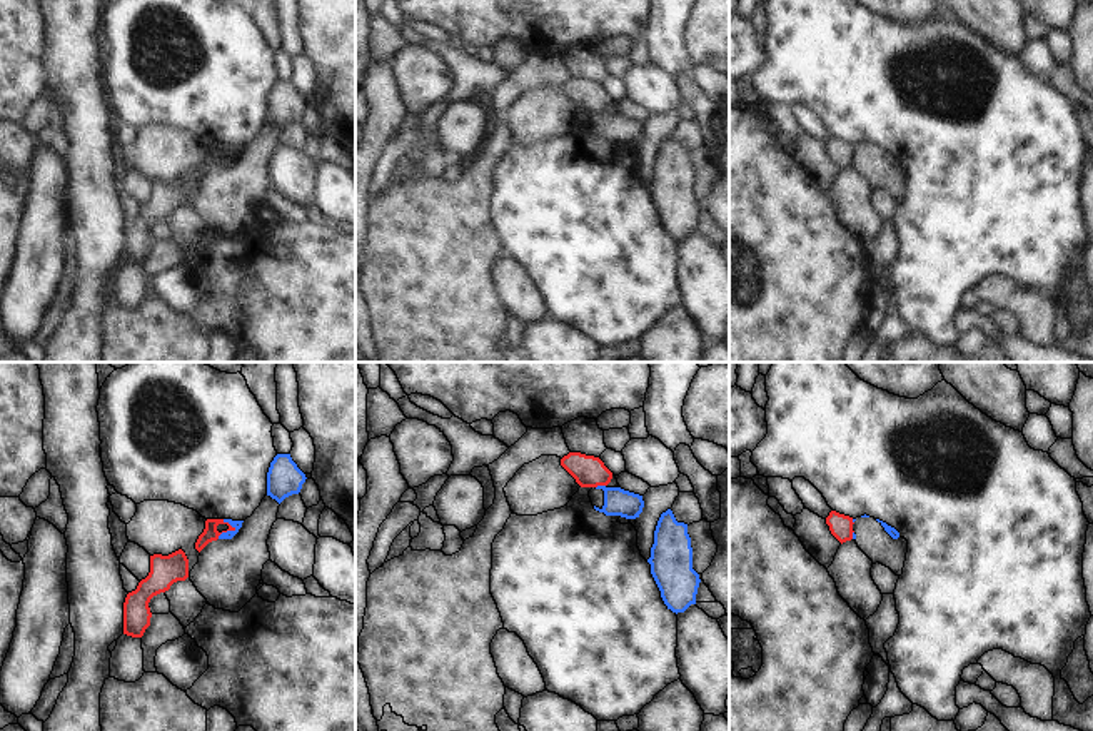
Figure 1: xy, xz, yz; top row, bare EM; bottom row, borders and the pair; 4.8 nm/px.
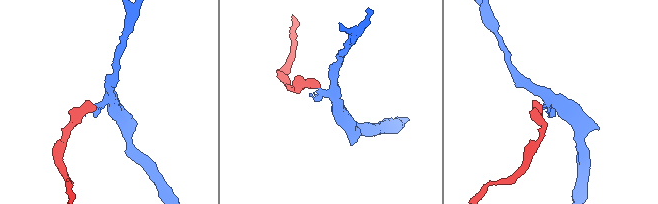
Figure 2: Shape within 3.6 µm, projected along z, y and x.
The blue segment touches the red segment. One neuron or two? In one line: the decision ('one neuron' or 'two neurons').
two neurons

